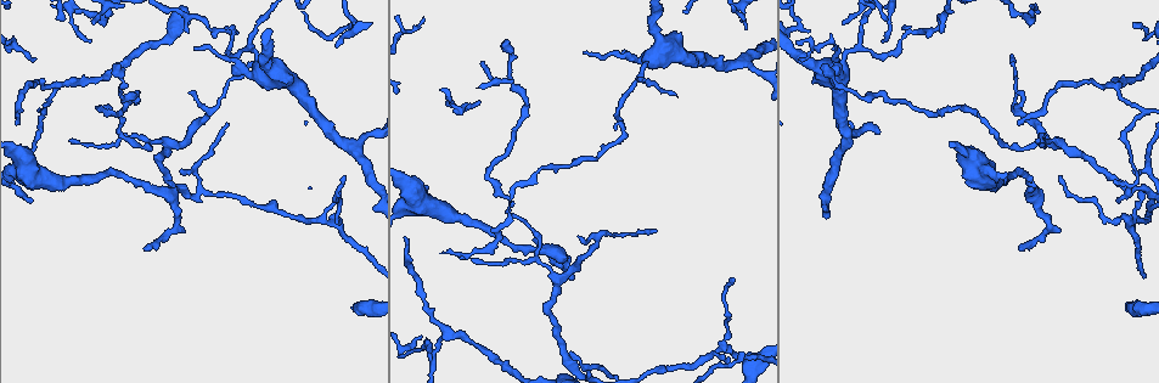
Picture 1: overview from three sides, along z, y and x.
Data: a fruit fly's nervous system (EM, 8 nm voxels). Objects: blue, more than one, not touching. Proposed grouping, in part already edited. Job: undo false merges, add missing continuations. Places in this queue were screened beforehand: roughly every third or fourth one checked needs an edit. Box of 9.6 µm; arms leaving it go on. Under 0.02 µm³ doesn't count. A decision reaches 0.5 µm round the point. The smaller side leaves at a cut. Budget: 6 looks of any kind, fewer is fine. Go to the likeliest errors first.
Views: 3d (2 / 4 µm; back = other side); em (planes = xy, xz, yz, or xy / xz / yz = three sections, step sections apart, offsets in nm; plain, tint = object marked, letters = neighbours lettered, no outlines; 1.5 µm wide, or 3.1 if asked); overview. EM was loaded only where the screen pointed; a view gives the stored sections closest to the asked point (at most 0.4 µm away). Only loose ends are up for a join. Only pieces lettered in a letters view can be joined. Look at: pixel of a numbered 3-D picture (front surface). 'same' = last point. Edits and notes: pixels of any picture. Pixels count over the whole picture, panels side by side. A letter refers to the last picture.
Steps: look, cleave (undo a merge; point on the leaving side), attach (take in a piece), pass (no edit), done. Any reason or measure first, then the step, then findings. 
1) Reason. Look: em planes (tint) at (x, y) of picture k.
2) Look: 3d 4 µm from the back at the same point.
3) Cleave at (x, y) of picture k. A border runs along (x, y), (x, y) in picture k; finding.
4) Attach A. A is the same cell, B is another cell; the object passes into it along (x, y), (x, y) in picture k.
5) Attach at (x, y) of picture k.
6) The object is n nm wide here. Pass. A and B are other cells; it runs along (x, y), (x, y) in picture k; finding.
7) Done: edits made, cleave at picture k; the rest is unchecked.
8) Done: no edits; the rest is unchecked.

Long arm stops here. Look: 3d 4 µm at (1022, 250) of picture 1.

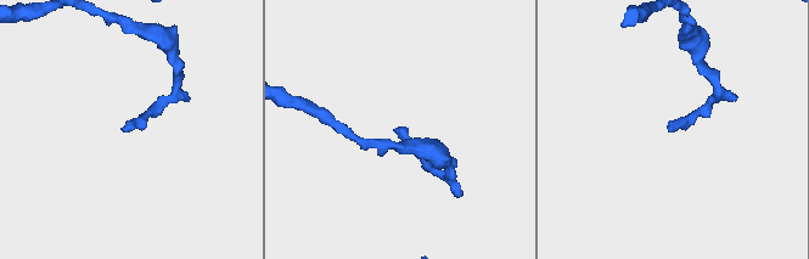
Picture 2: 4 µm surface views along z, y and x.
Look: em planes (plain) at (123, 129) of picture 2.

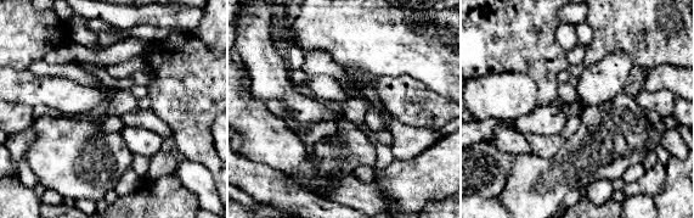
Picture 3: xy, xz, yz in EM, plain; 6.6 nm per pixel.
See the neighbours. Look: em planes (letters) at the same point.

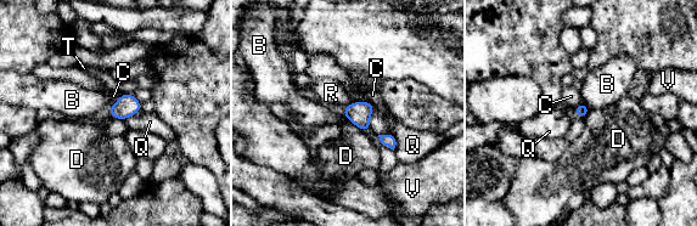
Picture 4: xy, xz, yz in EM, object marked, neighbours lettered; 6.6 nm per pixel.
Attach R. R is the same cell, B, C, D, Q, T and V are other cells; the object passes into it along (359, 113), (347, 106), (331, 92) in picture 4; it goes on there.

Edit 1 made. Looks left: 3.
See it whole again. Look: overview.

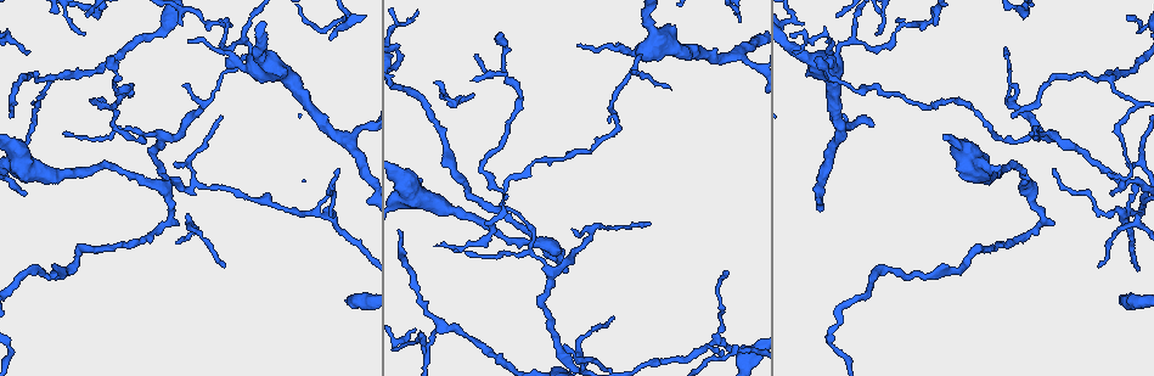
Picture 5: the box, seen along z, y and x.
Small branch off a trunk. Look: em planes (tint) at (252, 59) of picture 5.

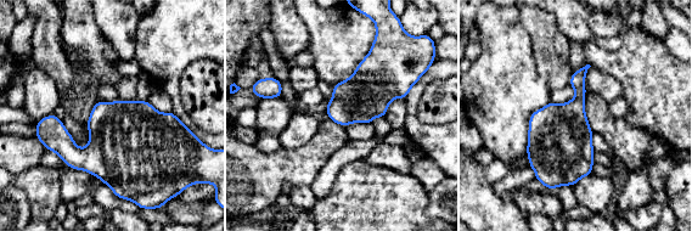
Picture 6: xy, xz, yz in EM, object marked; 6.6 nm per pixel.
Look: em planes (letters) at the same point.

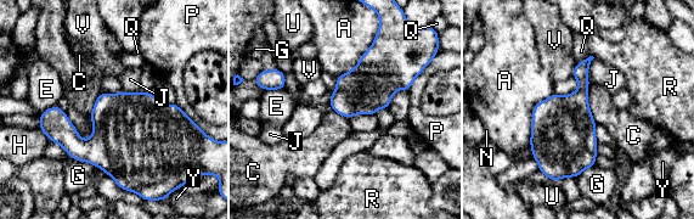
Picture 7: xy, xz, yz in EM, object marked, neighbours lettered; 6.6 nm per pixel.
The object is 320 nm wide here; the longest contact is with A, 500 nm. Pass. A, C, E, G, H, J, N, P, Q, R, U, V and Y are other cells; continuous, no second cell.

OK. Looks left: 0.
Done: edits made, attach at picture 4; the rest is unchecked.

